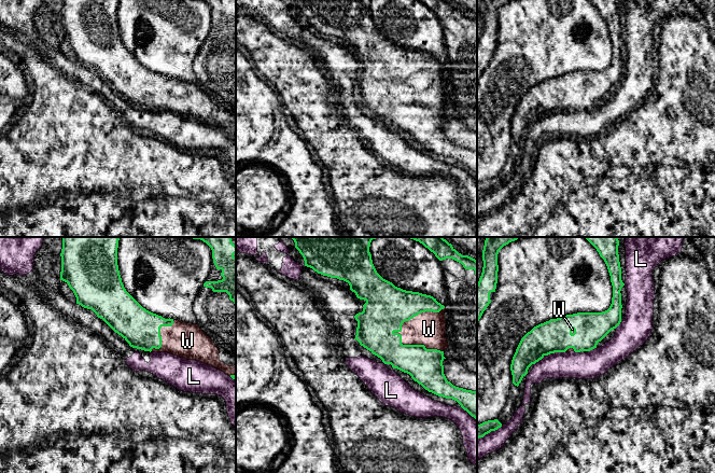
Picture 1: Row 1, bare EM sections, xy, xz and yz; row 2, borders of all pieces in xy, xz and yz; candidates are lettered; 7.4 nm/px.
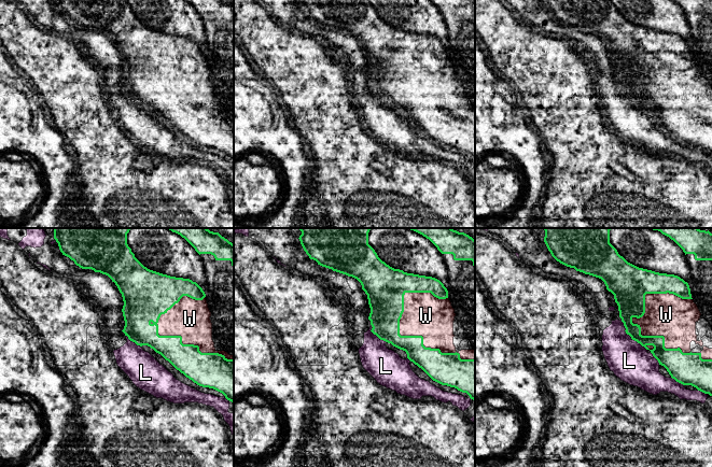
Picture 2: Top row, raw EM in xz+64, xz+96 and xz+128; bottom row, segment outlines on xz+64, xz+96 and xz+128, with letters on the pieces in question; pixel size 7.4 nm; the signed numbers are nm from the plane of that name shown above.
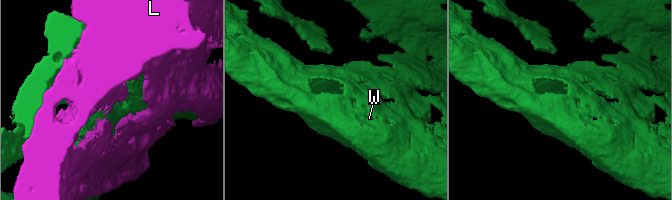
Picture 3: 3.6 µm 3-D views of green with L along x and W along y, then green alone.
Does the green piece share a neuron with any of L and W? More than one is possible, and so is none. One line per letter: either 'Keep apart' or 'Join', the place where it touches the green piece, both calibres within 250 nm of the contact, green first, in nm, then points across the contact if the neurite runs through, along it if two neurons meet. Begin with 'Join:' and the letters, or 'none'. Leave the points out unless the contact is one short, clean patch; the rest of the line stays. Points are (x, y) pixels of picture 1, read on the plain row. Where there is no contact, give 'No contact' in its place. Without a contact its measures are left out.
Join: W
L: Keep apart. Touches green at yz (549, 112). Thickness 240 nm (green) against 190 nm
W: Join. Touches green at xz (417, 73). Thickness 320 nm (green) against 260 nm

